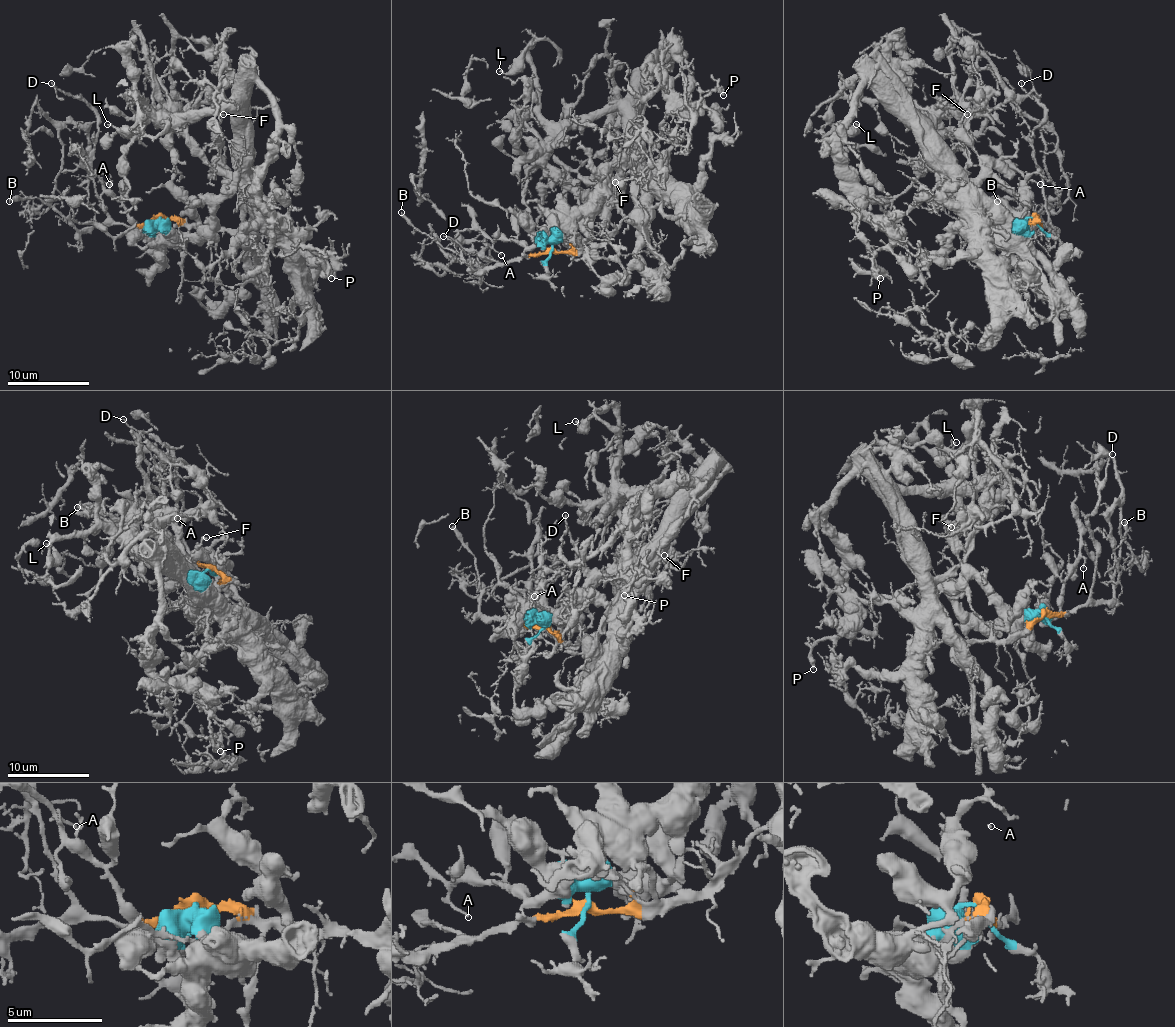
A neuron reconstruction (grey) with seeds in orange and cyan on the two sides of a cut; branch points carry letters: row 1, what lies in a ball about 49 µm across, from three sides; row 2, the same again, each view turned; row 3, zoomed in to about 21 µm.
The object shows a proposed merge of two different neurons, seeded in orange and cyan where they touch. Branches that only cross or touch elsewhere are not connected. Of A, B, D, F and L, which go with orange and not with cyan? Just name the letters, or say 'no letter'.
B, D

